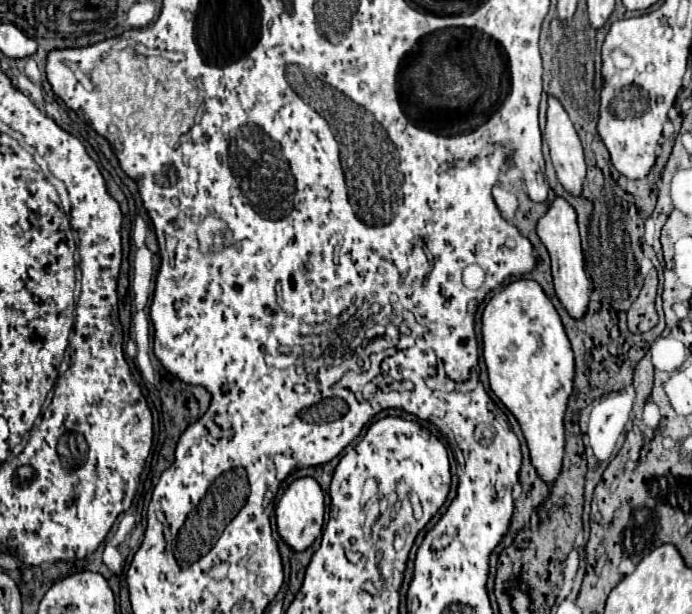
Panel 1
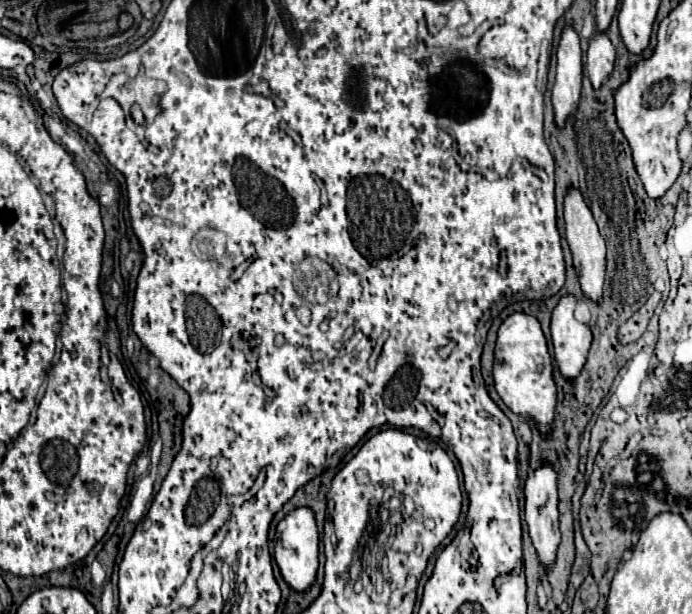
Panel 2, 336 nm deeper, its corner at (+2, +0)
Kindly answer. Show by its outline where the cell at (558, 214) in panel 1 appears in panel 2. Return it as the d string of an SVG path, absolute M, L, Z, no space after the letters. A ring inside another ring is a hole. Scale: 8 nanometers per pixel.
M565 296L561 298L551 316L551 340L555 350L555 362L565 380L573 380L581 374L593 340L589 326L575 320L575 306L577 300L573 296Z

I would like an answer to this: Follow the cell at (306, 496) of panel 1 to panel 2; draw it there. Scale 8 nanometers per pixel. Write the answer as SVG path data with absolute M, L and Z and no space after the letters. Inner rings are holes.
M297 508L291 514L287 514L275 530L275 548L273 548L275 562L279 566L279 572L283 580L289 584L295 592L305 592L317 576L319 568L319 532L315 524L315 516L309 508Z

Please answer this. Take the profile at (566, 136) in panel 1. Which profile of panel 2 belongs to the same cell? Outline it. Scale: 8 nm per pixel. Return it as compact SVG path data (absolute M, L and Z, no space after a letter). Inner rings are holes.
M571 188L571 192L567 192L567 196L565 196L565 238L567 238L569 248L573 252L573 264L575 264L585 298L601 304L603 278L605 278L605 240L597 230L591 210L587 208L587 204L579 196L579 192L575 192L575 188Z

